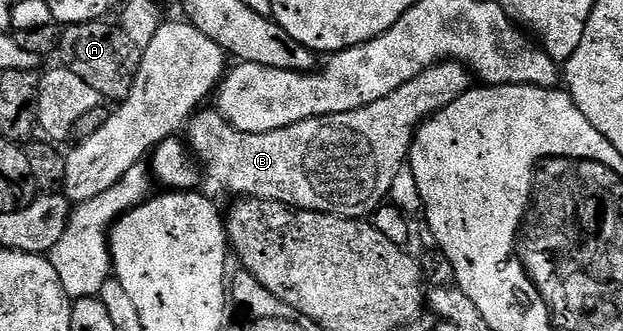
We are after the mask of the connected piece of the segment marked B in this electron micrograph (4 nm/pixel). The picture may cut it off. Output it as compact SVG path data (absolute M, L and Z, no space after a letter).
M458 61L438 62L379 102L366 104L364 108L347 114L316 116L314 120L304 120L274 132L241 132L231 127L220 112L201 110L187 125L188 143L204 171L209 171L209 176L215 183L230 188L234 197L274 200L291 208L306 212L326 212L332 216L345 216L349 220L369 218L386 203L395 176L401 168L406 167L414 132L438 108L449 104L462 92L469 91L469 76L471 77L470 69Z

